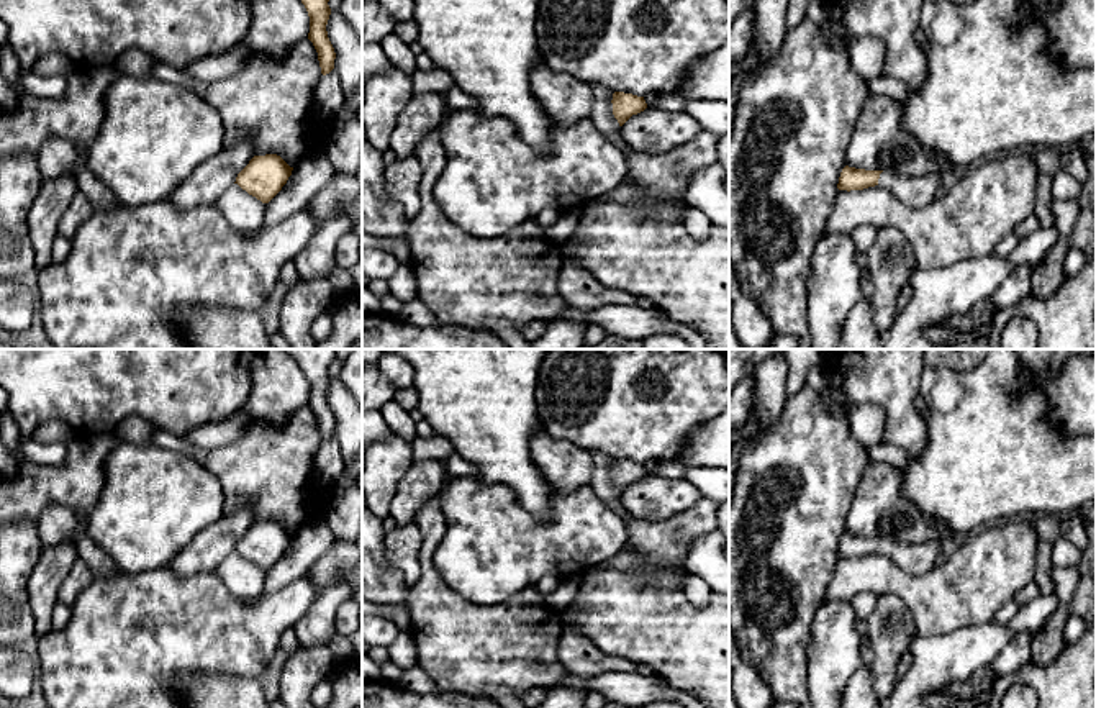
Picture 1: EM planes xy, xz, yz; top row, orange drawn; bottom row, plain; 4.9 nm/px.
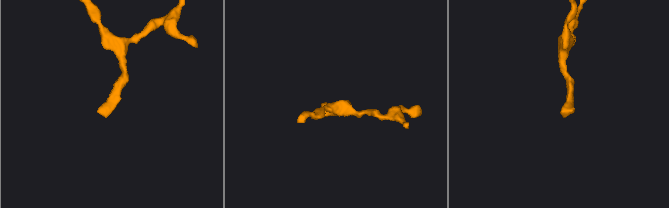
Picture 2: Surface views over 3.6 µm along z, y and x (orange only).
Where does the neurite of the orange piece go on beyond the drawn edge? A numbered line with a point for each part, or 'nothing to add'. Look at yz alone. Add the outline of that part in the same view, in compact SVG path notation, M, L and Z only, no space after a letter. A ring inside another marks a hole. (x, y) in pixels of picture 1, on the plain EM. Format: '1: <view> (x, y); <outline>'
1: yz (918, 559); M881 539L878 554L890 557L903 570L924 575L935 567L942 541L903 544L894 539Z

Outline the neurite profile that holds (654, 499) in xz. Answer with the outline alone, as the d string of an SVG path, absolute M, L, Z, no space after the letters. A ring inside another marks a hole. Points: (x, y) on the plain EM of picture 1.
M645 475L621 493L626 511L647 523L667 521L701 498L701 493L685 479L660 475Z

